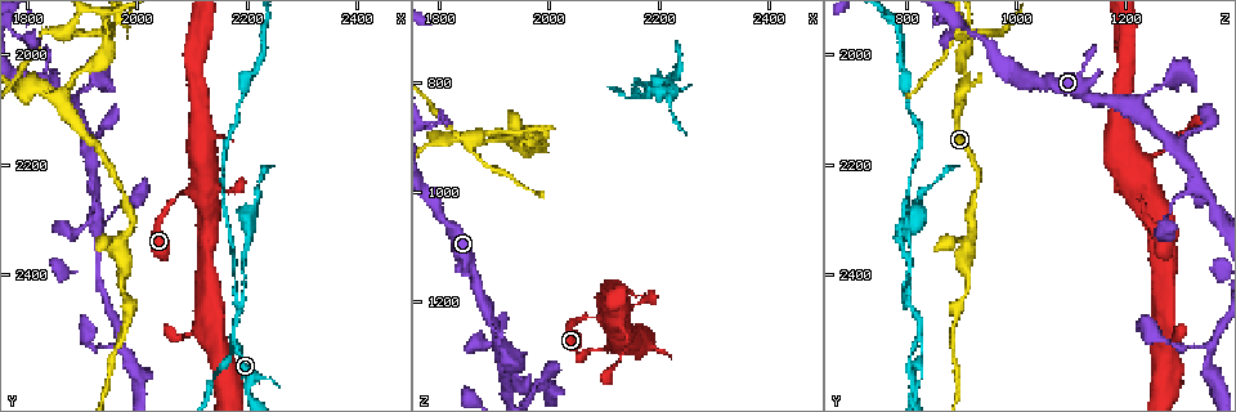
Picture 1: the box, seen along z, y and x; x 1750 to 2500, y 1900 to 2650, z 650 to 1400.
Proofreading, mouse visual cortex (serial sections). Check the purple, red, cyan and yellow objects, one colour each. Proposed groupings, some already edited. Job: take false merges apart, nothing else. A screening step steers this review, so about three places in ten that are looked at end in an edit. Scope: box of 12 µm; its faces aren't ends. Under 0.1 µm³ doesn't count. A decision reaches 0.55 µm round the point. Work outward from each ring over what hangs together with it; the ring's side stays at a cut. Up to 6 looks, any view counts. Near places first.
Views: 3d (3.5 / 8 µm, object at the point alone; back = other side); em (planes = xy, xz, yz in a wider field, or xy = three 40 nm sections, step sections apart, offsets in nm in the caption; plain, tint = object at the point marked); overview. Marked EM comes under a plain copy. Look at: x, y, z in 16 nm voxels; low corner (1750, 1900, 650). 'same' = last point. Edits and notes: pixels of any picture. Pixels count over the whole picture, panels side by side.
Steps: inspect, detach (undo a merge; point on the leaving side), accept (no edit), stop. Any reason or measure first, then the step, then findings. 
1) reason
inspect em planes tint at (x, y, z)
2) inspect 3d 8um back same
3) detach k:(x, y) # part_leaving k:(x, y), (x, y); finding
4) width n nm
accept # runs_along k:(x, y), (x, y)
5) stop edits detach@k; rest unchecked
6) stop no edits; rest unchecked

three arms meet
inspect 3d 8um back at (1865, 2080, 905)

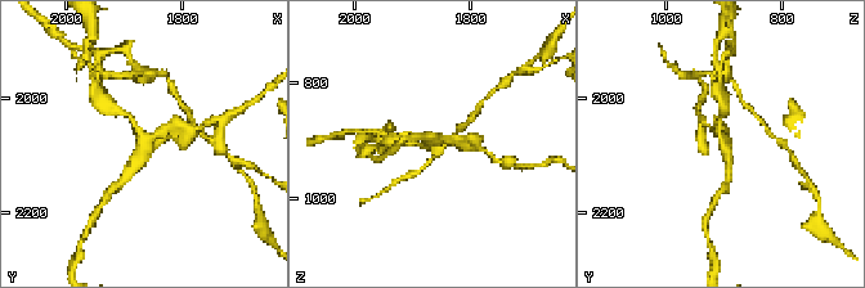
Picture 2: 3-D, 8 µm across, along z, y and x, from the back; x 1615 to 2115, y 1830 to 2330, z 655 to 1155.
closer look
inspect 3d 3.5um at (1870, 2085, 905)

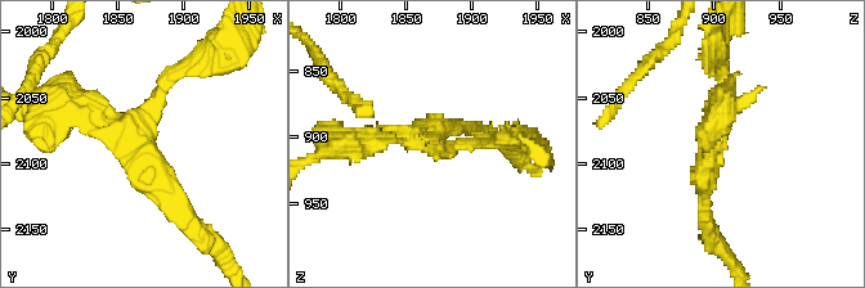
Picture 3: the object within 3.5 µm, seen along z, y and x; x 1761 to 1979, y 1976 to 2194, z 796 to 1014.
accept # runs_along 3:(702, 210), (725, 111), (716, 72); continuous, no second cell

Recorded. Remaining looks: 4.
a narrow waist
inspect 3d 8um at (1915, 2280, 1285)

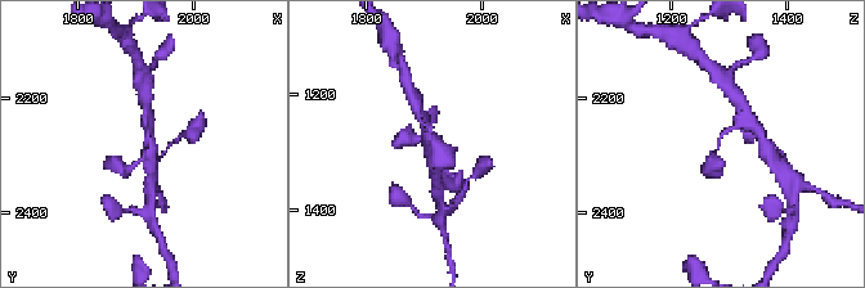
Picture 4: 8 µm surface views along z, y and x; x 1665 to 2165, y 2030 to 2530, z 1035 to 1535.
arm_widths 200, 200 nm; now the EM
inspect em xy step 5 tint at (1915, 2280, 1280)

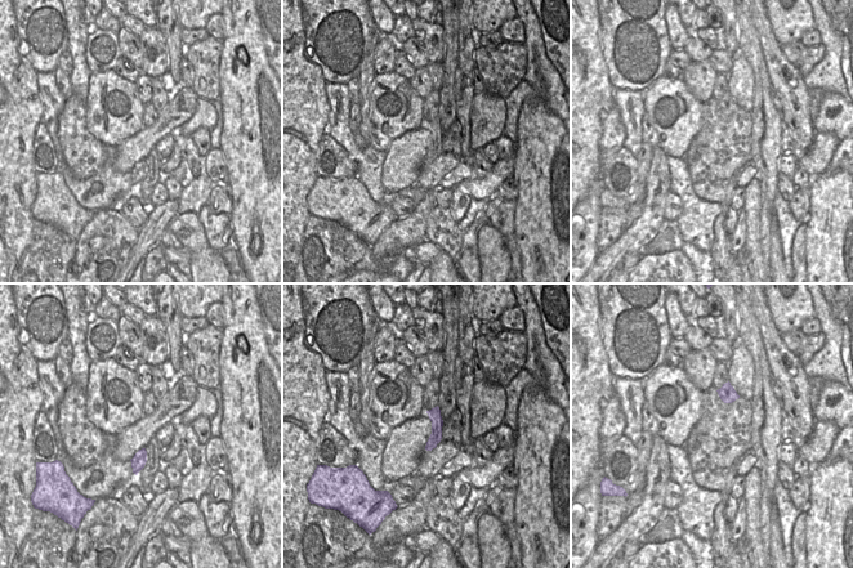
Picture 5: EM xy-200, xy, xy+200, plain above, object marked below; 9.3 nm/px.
accept # runs_along 5:(436, 411), (436, 437), (429, 446); one cell here

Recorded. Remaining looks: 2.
a narrow waist
inspect 3d 3.5um at (2110, 2250, 1225)

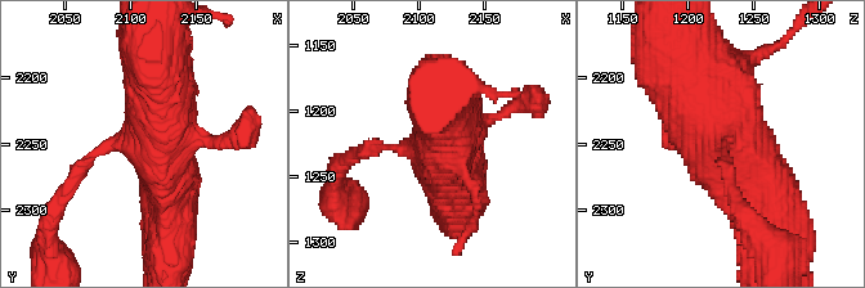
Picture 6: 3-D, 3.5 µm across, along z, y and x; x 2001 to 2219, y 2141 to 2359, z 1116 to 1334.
inspect em planes tint at (2110, 2250, 1224)

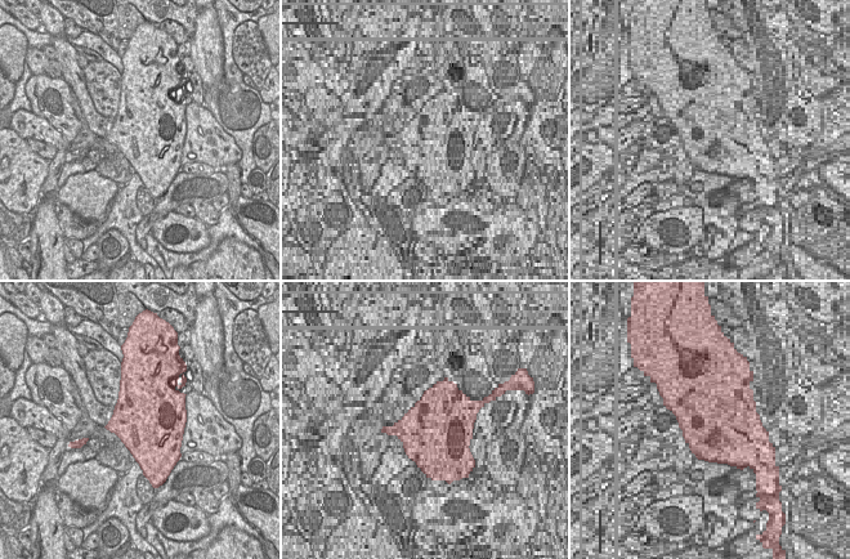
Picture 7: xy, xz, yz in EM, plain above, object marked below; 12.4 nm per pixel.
accept # runs_along 6:(359, 152), (434, 142), (462, 201); all the same cell

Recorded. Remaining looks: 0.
stop no edits; rest unchecked

